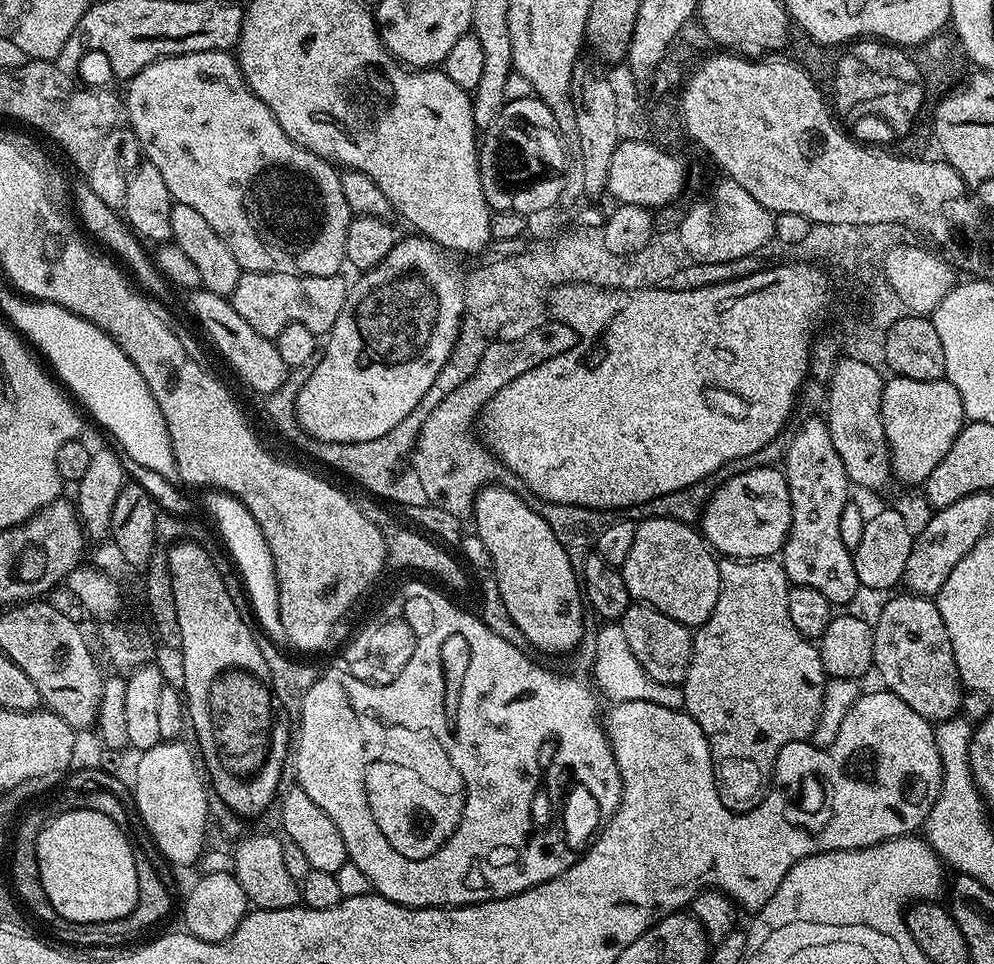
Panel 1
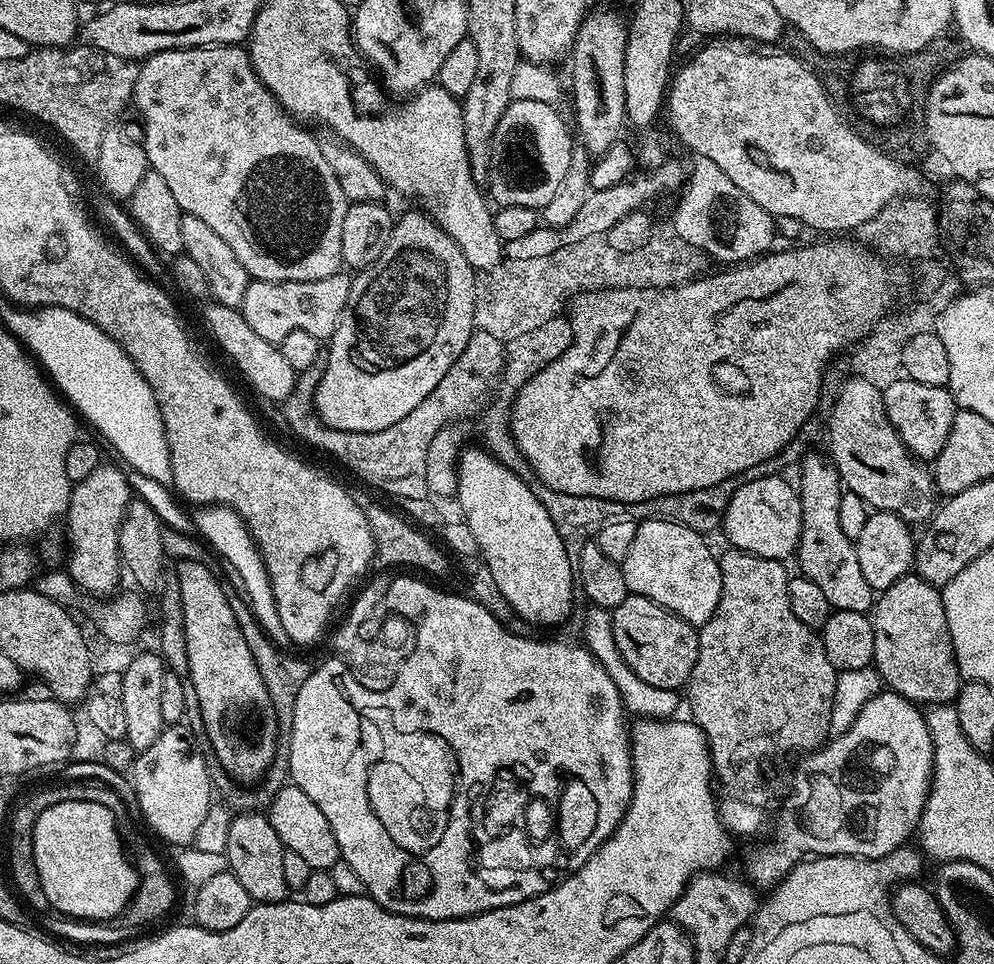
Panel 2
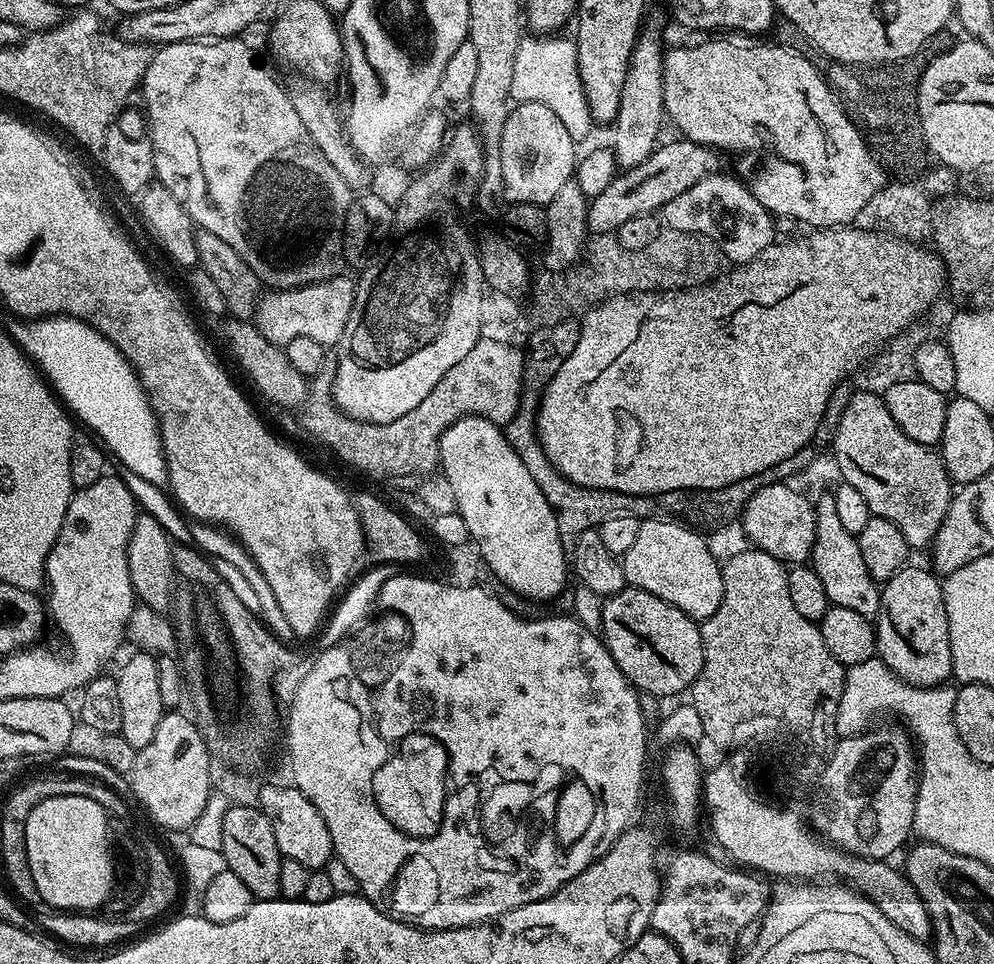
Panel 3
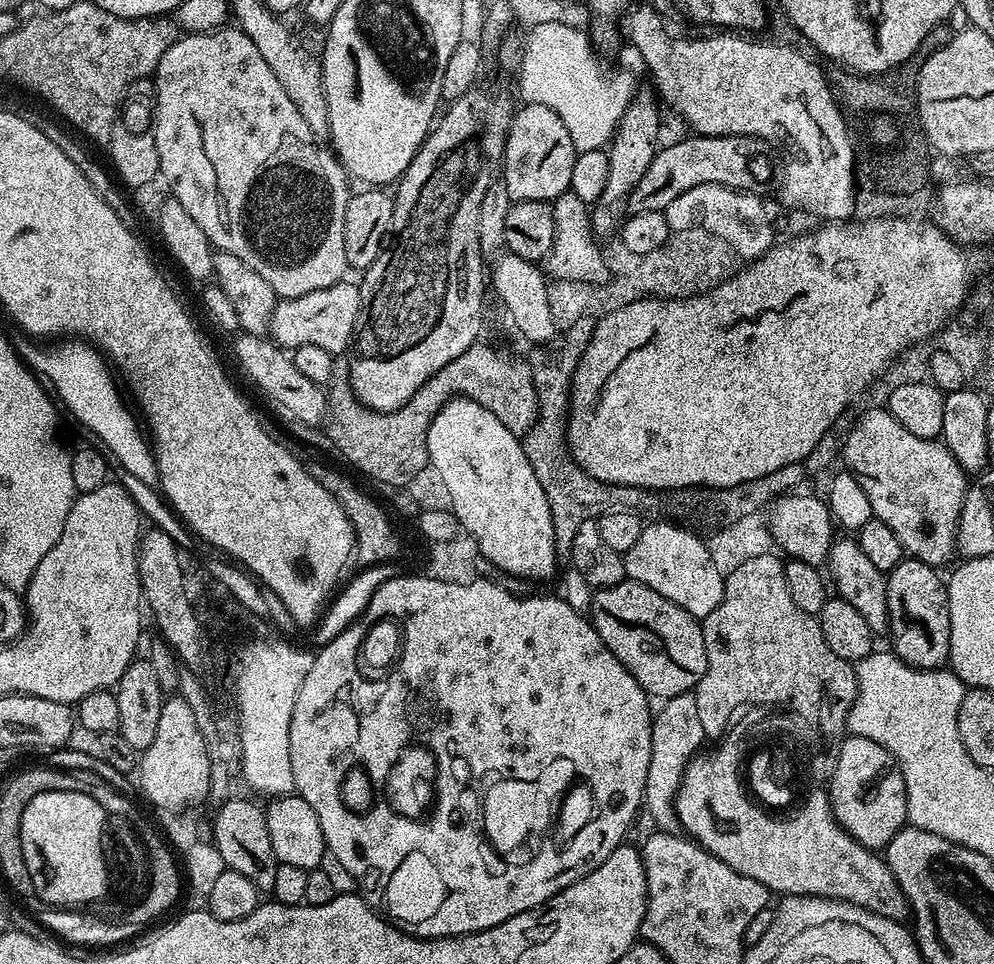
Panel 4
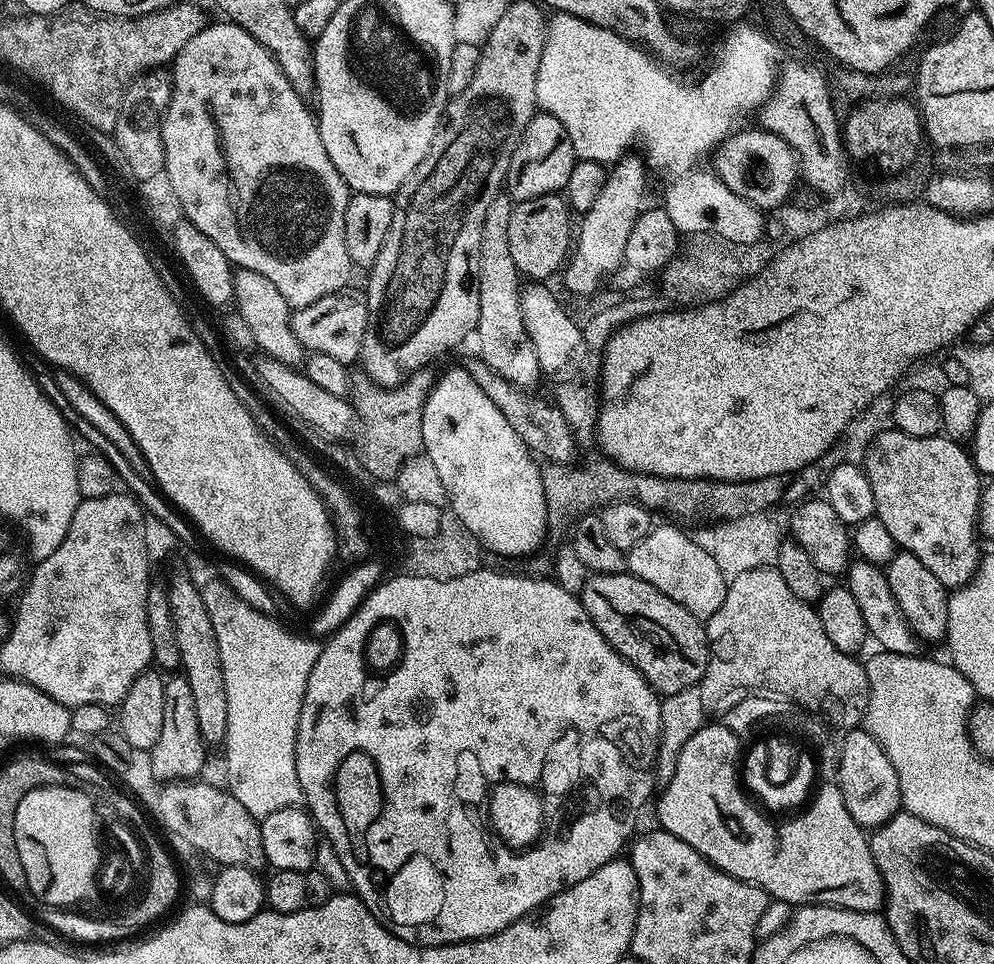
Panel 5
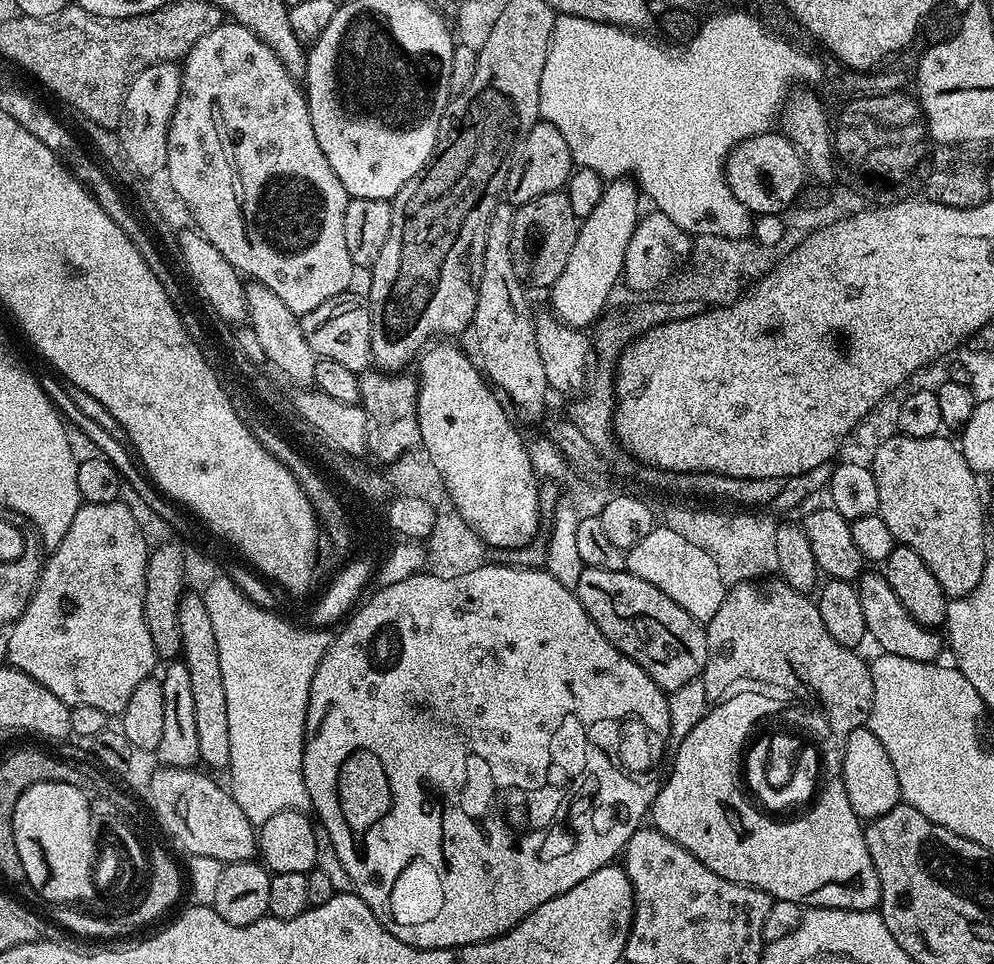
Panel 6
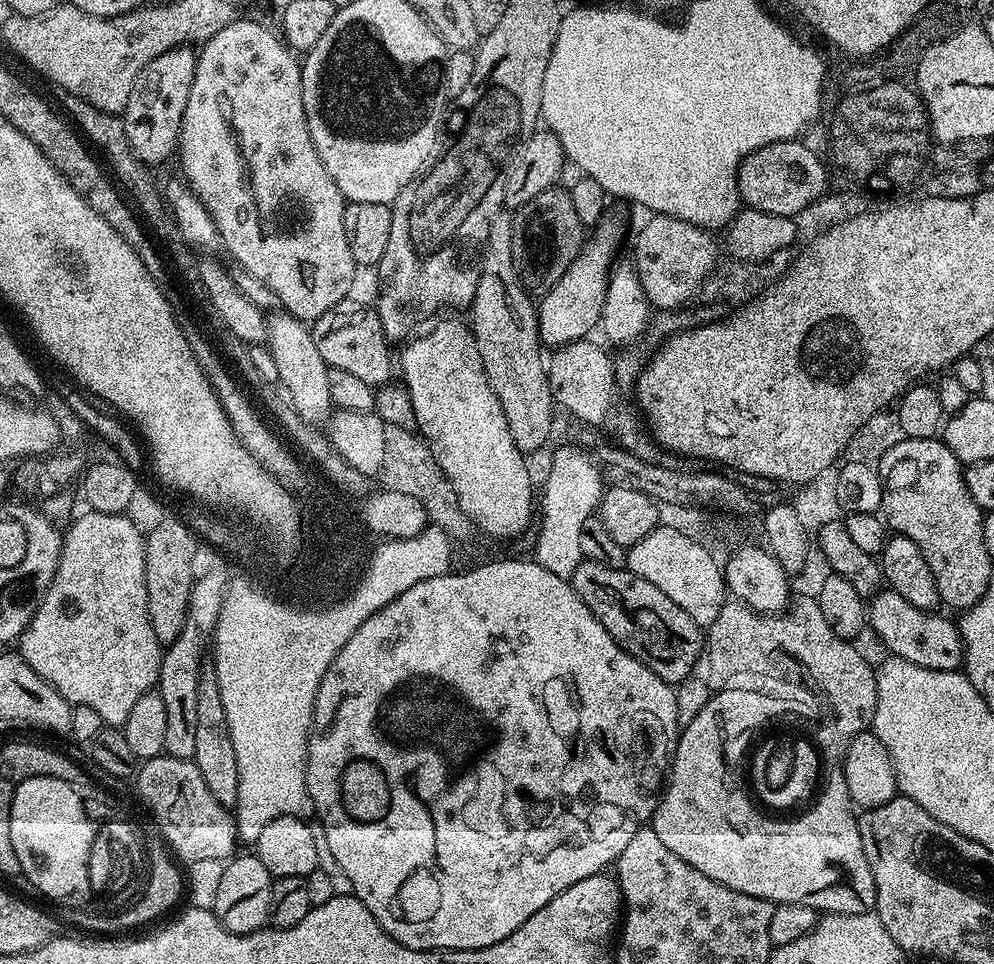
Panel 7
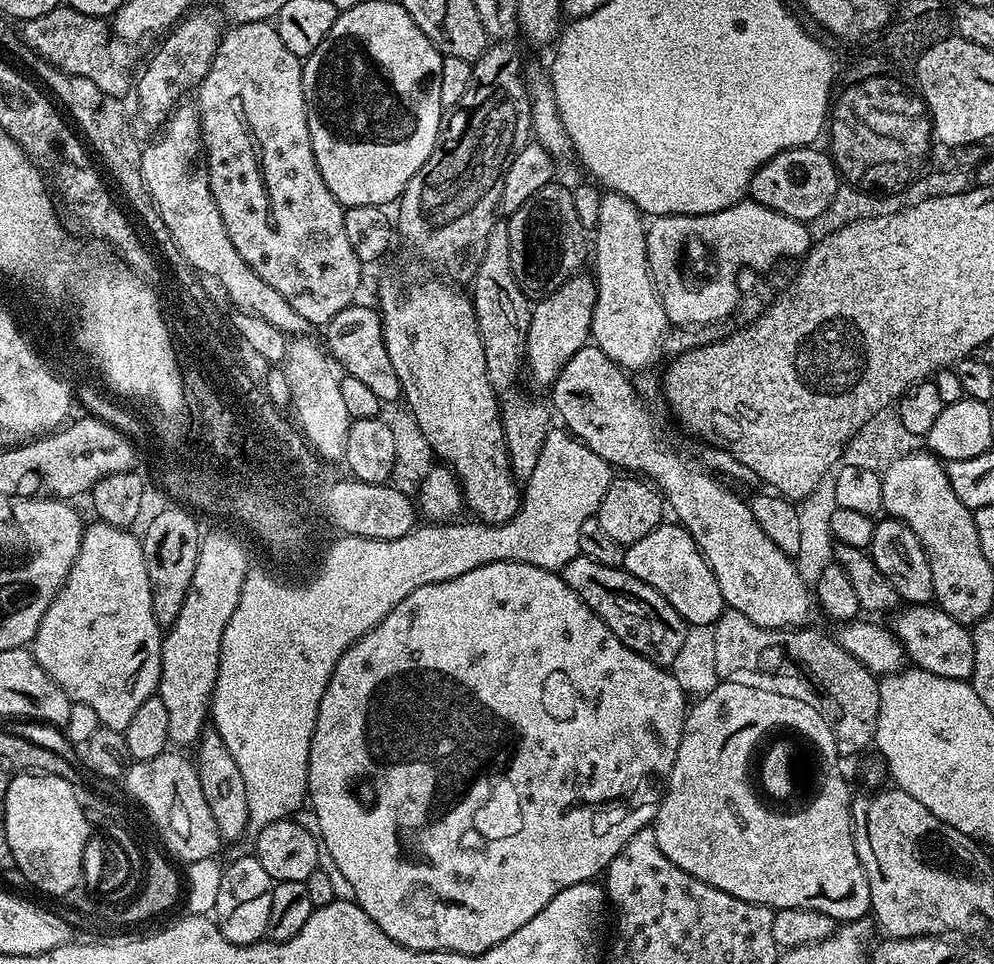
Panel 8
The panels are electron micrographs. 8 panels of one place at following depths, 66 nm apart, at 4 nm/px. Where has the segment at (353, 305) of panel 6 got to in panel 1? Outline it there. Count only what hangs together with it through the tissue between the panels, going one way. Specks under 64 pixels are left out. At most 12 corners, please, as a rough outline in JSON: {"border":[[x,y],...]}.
{"border":[[241,271],[231,302],[275,338],[331,332],[343,275]]}

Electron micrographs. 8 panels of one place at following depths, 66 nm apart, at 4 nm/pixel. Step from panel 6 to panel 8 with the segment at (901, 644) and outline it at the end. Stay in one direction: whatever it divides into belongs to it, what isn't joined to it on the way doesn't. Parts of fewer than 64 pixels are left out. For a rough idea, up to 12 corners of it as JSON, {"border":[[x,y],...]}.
{"border":[[932,602],[901,607],[890,627],[915,667],[971,681],[969,625]]}

